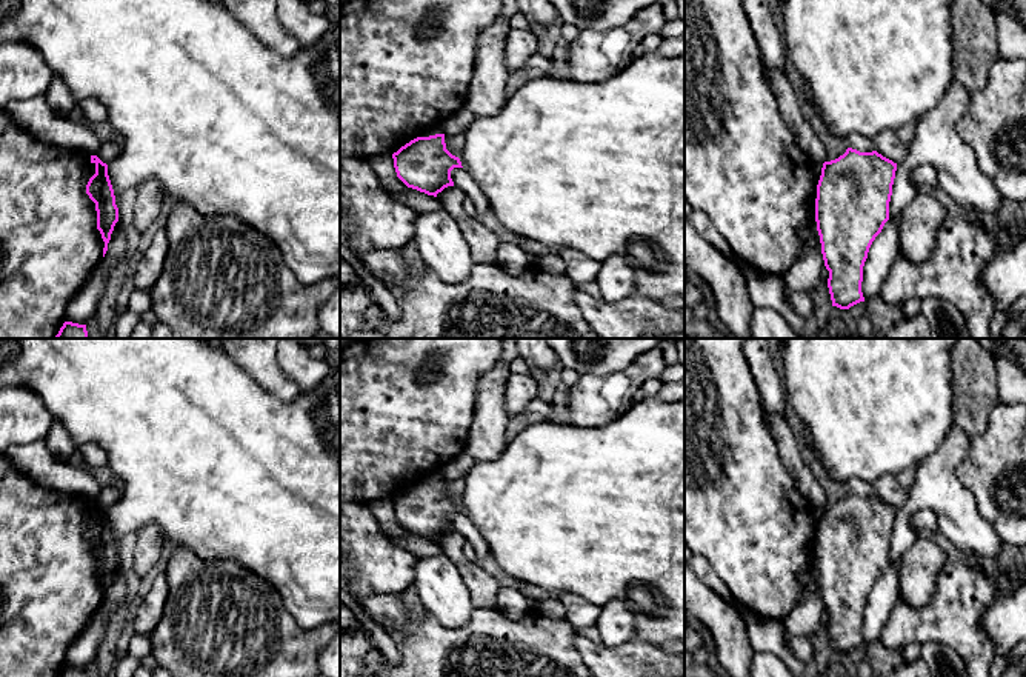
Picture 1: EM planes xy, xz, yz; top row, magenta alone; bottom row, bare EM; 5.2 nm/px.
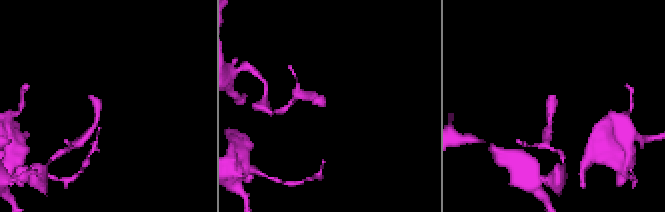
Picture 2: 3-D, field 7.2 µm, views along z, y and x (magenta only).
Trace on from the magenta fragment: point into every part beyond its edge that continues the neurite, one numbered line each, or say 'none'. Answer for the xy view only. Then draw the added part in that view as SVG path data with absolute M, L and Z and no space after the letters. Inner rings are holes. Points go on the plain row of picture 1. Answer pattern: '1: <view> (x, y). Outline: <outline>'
none

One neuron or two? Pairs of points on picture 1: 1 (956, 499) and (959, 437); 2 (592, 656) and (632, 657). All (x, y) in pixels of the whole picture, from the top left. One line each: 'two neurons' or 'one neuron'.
1: one neuron
2: one neuron

